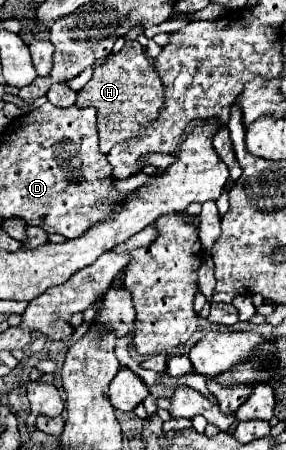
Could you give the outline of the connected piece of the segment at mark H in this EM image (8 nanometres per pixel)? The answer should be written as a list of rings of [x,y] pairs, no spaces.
[[[126,41],[120,53],[108,57],[102,65],[96,65],[92,79],[82,91],[78,91],[76,101],[76,105],[80,107],[94,107],[98,111],[98,133],[102,153],[108,153],[120,141],[142,135],[150,119],[156,119],[162,103],[162,81],[138,41]]]

